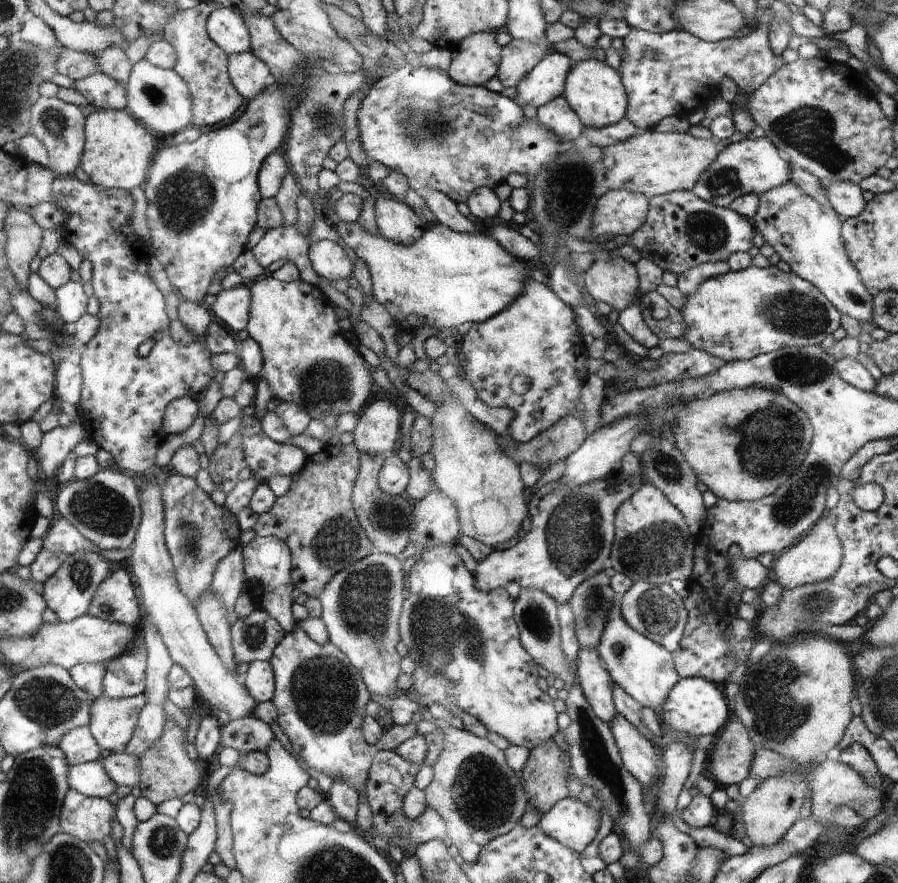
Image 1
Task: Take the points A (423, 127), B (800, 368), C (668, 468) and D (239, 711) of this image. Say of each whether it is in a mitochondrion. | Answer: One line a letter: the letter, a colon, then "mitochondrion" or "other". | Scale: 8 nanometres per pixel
A: mitochondrion
B: mitochondrion
C: mitochondrion
D: other

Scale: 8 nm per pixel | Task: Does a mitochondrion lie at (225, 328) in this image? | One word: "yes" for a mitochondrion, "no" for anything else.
no

